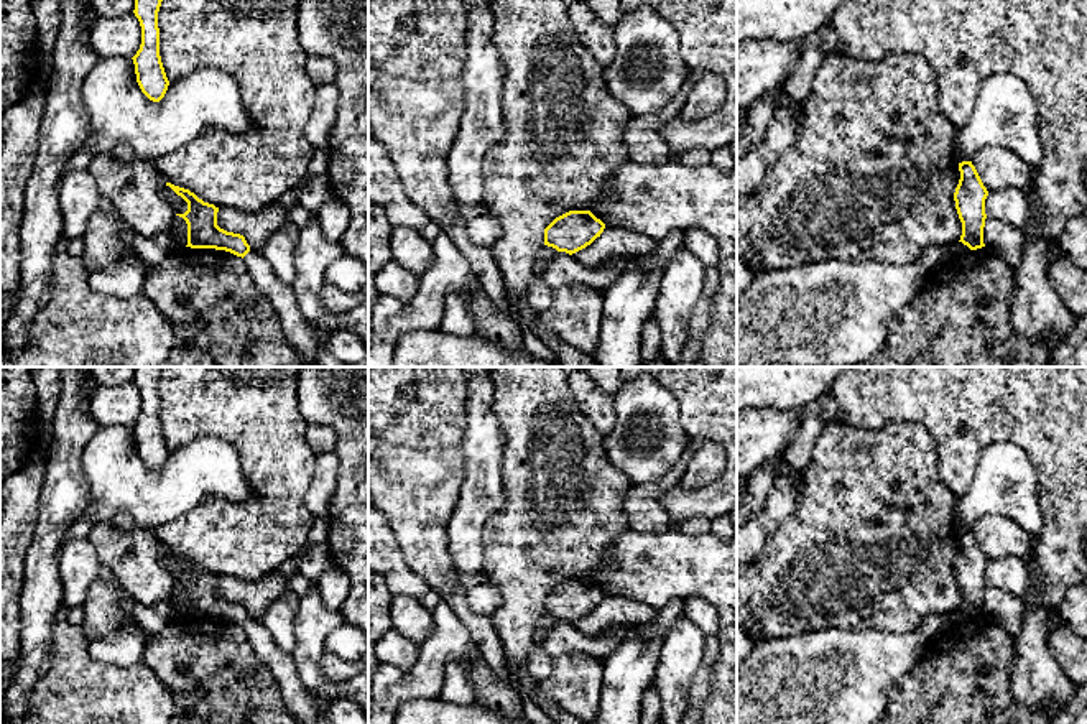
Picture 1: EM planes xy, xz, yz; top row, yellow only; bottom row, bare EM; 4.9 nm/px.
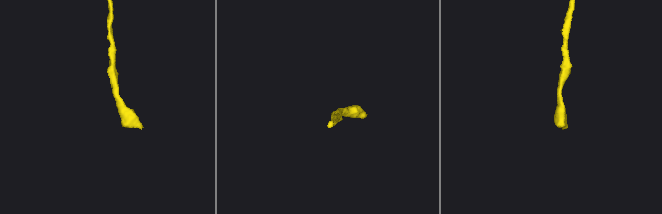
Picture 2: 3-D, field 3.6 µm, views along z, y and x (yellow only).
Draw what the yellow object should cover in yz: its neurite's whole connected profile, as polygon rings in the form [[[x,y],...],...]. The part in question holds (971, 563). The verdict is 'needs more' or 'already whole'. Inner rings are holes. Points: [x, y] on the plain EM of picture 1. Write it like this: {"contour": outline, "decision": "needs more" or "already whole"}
{"contour": [[[972,530],[959,531],[960,548],[954,561],[955,578],[962,591],[960,609],[970,619],[985,615],[985,568],[988,564]]], "decision": "already whole"}

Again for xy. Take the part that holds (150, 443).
{"contour": [[[135,367],[135,385],[141,395],[141,413],[132,426],[135,433],[136,451],[141,461],[153,471],[160,471],[169,454],[161,425],[158,380],[163,367]]], "decision": "already whole"}

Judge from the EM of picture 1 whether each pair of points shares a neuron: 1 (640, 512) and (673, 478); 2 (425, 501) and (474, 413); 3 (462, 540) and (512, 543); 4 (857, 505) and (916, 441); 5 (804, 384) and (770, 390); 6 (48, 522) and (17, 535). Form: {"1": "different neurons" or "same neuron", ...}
{"1": "same neuron", "2": "different neurons", "3": "different neurons", "4": "same neuron", "5": "same neuron", "6": "different neurons"}

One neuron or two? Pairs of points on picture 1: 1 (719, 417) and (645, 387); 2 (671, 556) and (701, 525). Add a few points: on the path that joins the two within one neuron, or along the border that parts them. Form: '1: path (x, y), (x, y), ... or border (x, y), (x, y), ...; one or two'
1: border (661, 384), (675, 395), (678, 420), (689, 436); two
2: border (688, 529), (693, 533), (709, 533); two

